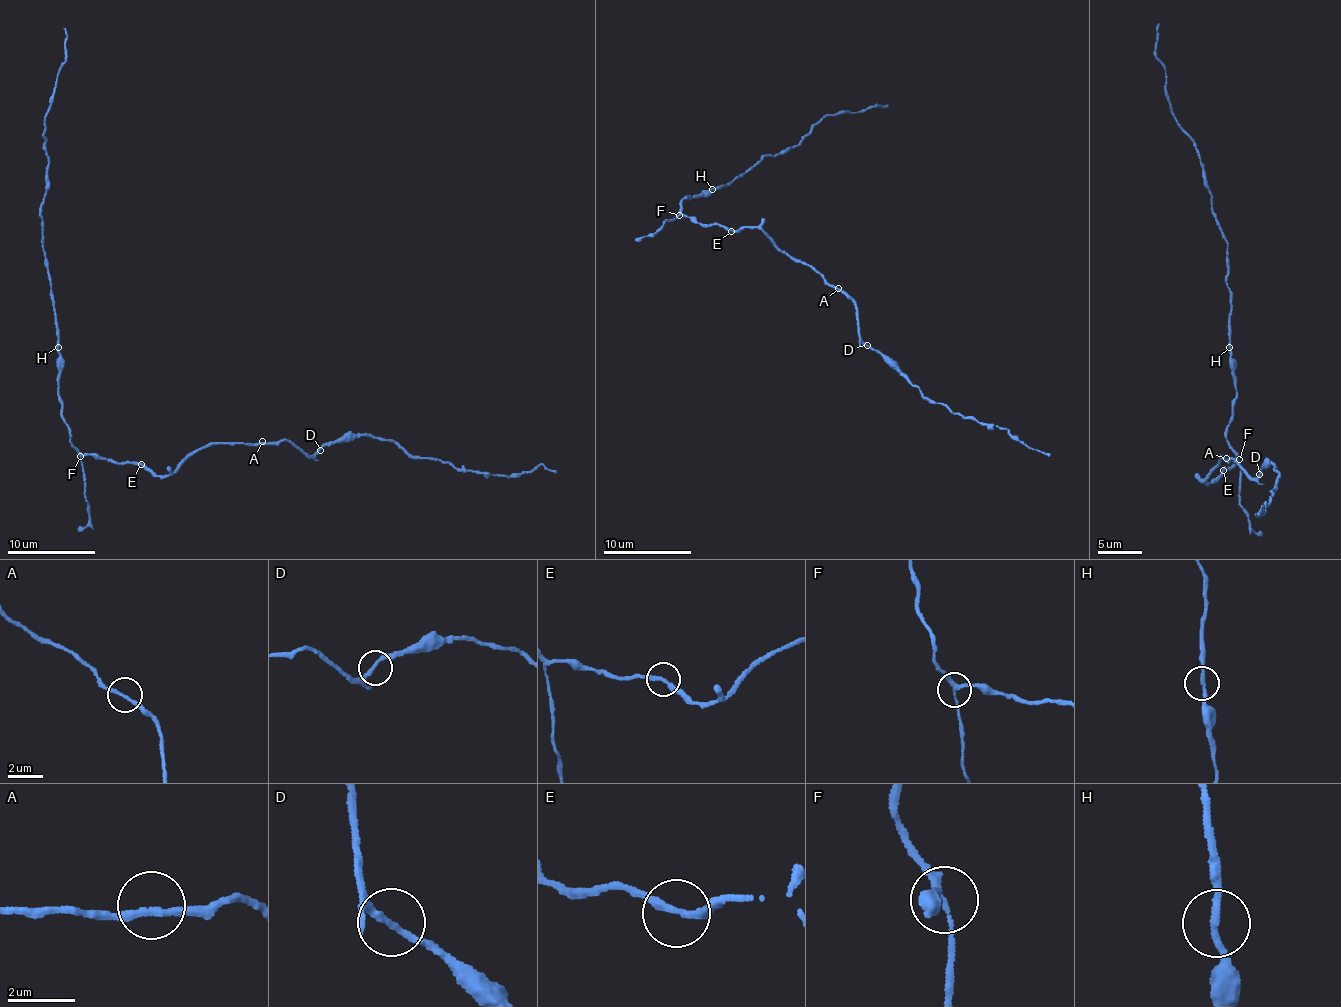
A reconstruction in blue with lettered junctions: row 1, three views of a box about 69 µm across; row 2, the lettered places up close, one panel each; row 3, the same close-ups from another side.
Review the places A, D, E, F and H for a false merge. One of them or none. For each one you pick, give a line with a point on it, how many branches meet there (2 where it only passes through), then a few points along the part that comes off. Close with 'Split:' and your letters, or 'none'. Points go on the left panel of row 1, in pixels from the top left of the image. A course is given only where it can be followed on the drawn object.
F: place (80, 456); branches 3; course (79, 456), (89, 521), (78, 531)
Split: F

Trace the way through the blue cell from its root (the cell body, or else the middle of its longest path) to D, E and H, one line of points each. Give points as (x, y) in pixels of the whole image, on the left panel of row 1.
D: (115, 461), (147, 466), (157, 476), (169, 476), (195, 451), (211, 444), (286, 441), (308, 455), (320, 450)
E: (115, 461), (141, 464)
H: (115, 461), (83, 454), (70, 441), (69, 426), (62, 415), (59, 394), (58, 347)

